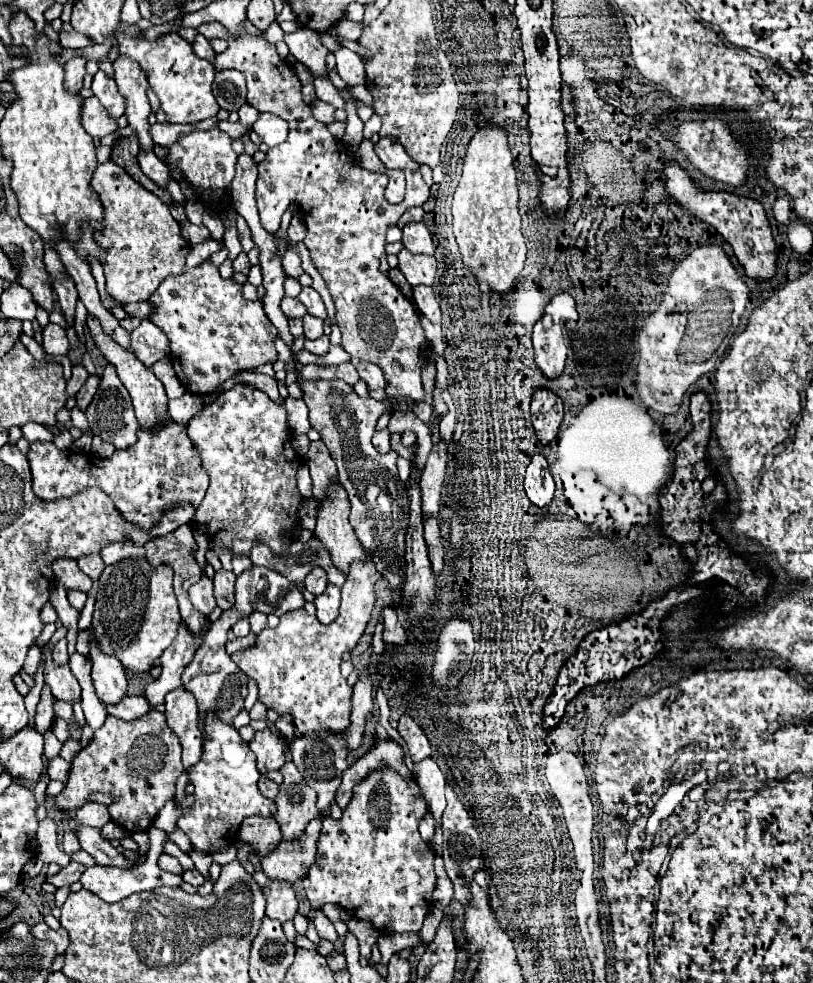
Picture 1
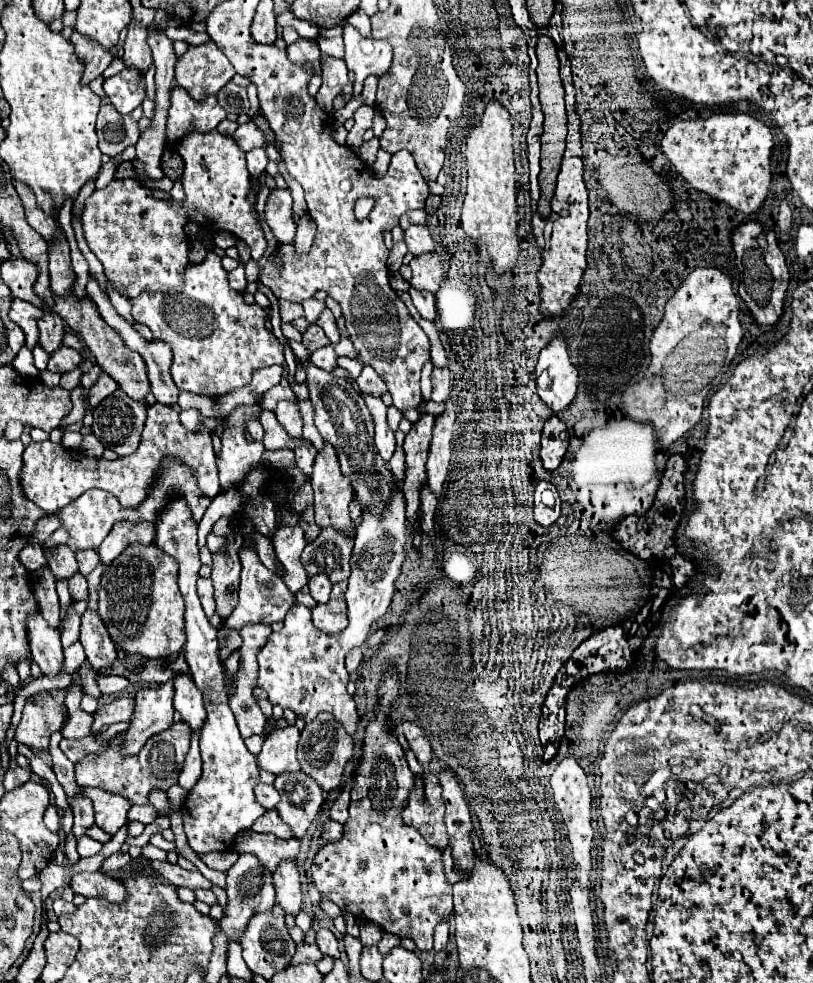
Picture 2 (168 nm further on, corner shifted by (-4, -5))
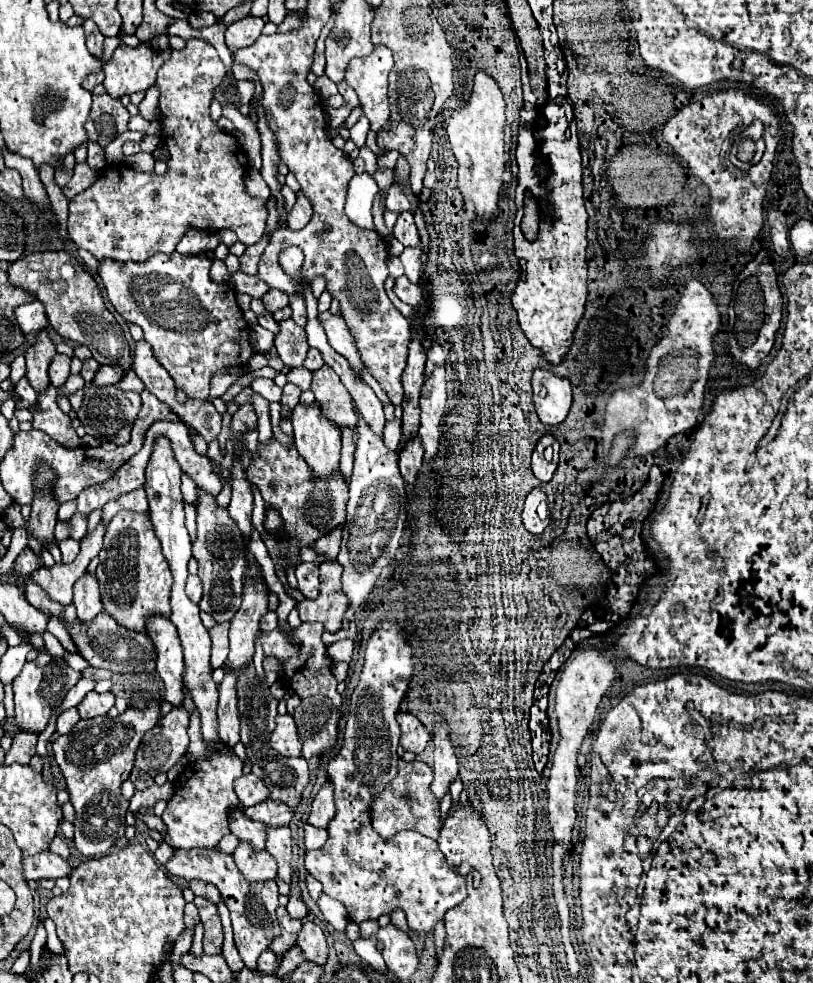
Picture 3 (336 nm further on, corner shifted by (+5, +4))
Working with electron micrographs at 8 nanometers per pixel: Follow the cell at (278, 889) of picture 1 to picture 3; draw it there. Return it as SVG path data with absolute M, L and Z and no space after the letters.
M268 826L268 832L266 832L266 850L278 862L278 876L284 882L291 884L292 836L290 828L288 826L280 826L280 828Z

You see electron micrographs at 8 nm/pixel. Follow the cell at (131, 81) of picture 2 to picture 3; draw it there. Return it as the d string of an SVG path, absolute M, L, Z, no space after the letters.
M146 42L138 44L136 48L120 44L112 58L102 66L106 74L106 92L112 98L122 98L124 94L148 90L156 82L156 72L168 60L168 56L170 48L156 50Z

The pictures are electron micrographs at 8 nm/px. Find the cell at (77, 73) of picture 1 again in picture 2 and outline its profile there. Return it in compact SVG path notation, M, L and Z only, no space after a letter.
M73 31L73 35L71 35L71 43L75 45L75 53L81 57L83 65L85 65L81 83L87 85L91 79L95 79L97 75L101 75L105 71L105 67L113 59L113 55L109 53L109 49L97 45L89 37L81 37L77 31Z

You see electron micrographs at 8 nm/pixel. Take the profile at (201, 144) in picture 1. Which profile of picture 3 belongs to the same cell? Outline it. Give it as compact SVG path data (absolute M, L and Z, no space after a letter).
M186 40L184 50L172 50L172 58L158 70L156 88L160 90L160 124L164 128L164 140L170 140L170 160L168 170L162 175L136 172L130 166L114 164L108 166L102 174L96 178L92 188L80 192L76 198L68 204L68 236L78 248L84 248L92 252L98 260L112 258L118 262L144 262L154 252L172 254L180 238L190 230L222 230L228 228L236 232L238 240L246 246L252 246L262 240L268 208L266 200L252 198L246 192L244 176L248 170L248 160L238 144L238 140L232 134L222 132L210 118L210 102L214 98L214 88L222 82L226 76L226 68L222 60L218 58L218 52L214 46L210 46L204 40Z

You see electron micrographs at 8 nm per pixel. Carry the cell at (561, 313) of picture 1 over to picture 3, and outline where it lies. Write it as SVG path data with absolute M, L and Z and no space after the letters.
M536 370L532 376L533 401L542 424L556 426L566 420L572 388L566 378L558 378L546 370Z

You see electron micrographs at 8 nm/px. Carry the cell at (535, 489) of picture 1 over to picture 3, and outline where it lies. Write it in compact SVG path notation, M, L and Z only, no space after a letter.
M534 488L526 496L526 504L522 510L522 522L524 522L524 528L534 536L542 534L546 530L546 526L550 524L546 494L540 488Z

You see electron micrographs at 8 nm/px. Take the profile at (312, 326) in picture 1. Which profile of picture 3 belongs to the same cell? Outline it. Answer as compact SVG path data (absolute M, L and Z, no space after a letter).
M292 318L280 322L280 332L274 336L274 346L286 366L296 368L304 364L308 352L306 332Z

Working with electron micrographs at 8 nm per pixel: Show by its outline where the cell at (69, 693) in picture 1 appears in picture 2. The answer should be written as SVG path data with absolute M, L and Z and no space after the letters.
M41 615L27 619L29 643L33 661L41 667L45 677L63 675L63 649L59 641L59 631L49 627Z

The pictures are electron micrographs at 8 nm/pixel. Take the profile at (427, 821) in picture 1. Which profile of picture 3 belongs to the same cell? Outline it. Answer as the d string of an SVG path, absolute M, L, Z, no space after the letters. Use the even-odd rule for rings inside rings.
M414 762L408 764L408 774L398 774L380 796L374 796L370 804L370 816L372 816L372 828L384 838L390 840L396 832L402 830L416 830L432 840L438 840L438 832L442 828L440 820L440 804L436 796L432 796L430 784L432 784L432 768L424 762L420 762L420 768L414 772ZM410 794L410 798L406 798Z

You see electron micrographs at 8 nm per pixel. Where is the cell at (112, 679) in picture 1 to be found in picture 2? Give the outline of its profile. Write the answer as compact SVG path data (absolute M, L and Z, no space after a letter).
M85 611L81 617L81 645L95 671L105 669L117 659L117 649L95 611Z

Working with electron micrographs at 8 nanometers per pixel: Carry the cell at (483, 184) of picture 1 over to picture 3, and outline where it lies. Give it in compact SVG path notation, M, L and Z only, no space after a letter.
M478 72L470 100L446 126L446 136L458 162L460 192L464 200L476 208L476 216L480 218L490 218L498 212L498 194L504 174L504 120L504 98L496 80L486 72Z

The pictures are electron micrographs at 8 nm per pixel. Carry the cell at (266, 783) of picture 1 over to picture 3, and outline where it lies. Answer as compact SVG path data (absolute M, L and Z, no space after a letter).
M242 774L234 784L234 792L236 792L242 808L254 806L254 804L266 800L270 794L268 786L254 774Z

